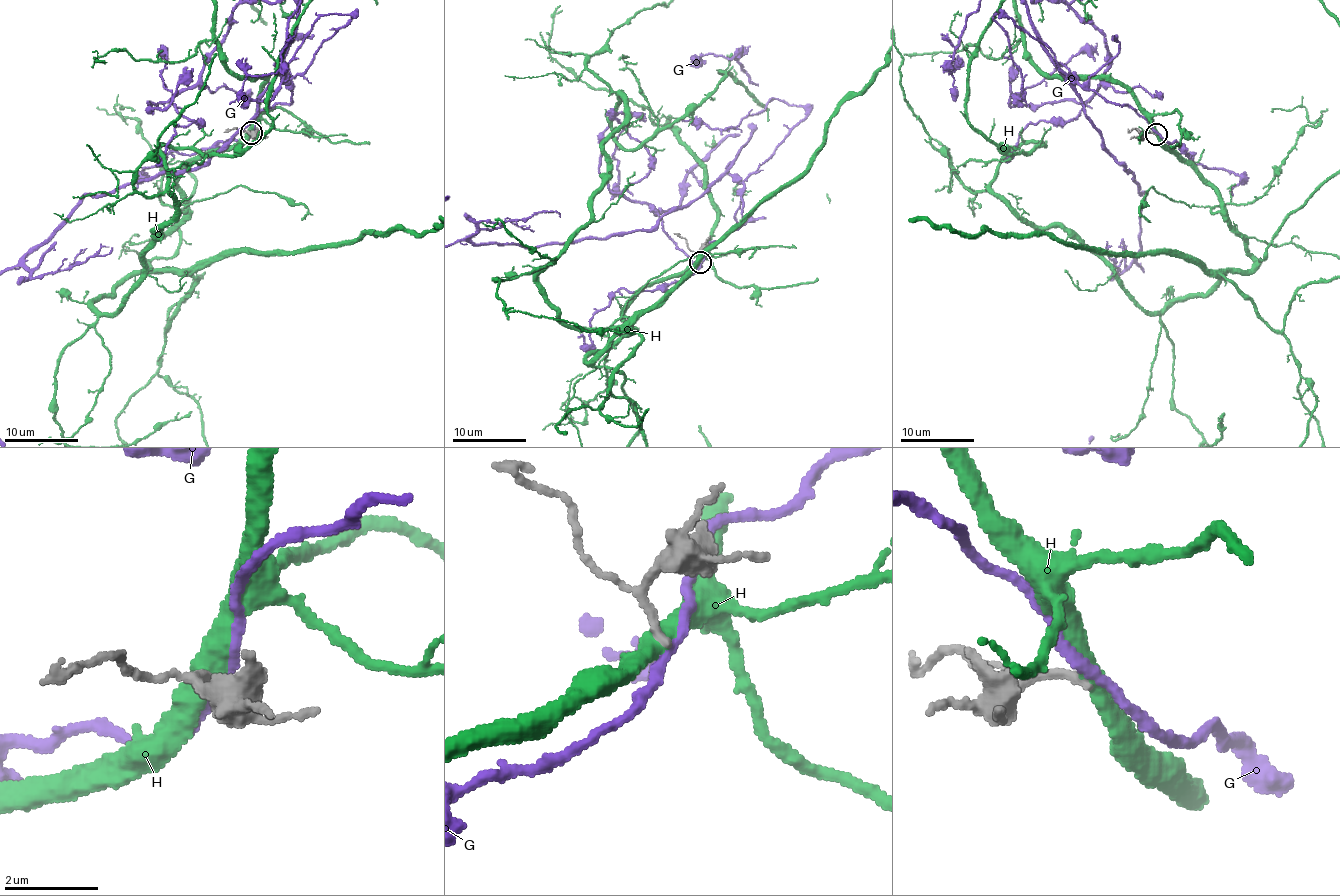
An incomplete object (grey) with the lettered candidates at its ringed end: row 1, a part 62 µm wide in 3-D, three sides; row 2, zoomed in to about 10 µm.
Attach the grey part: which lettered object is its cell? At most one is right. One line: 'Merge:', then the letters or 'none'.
Merge: none

